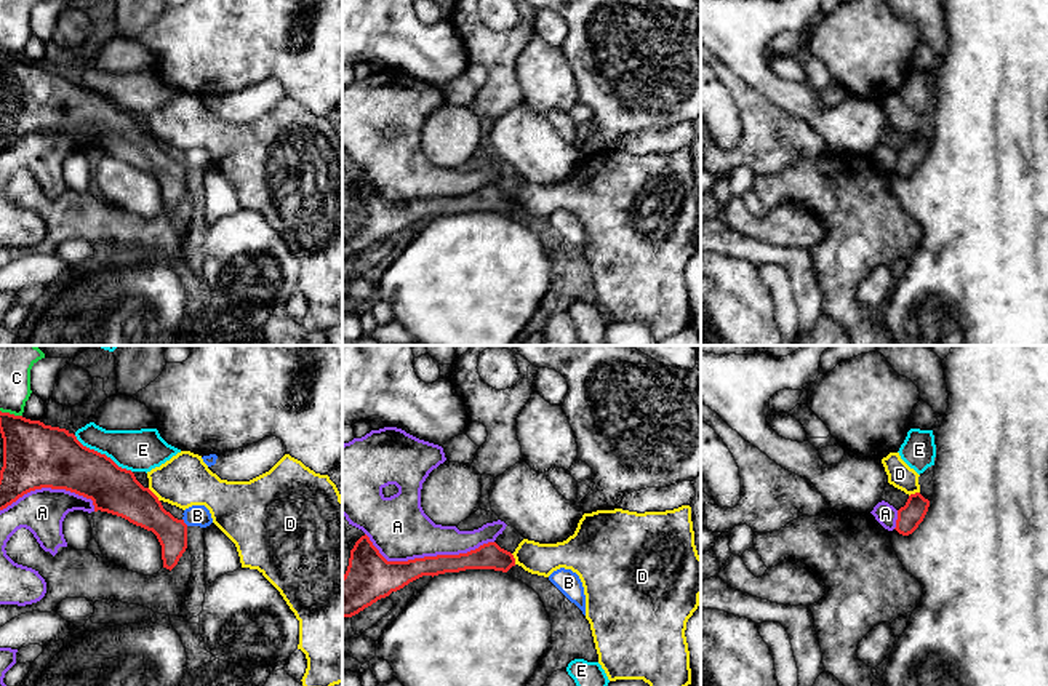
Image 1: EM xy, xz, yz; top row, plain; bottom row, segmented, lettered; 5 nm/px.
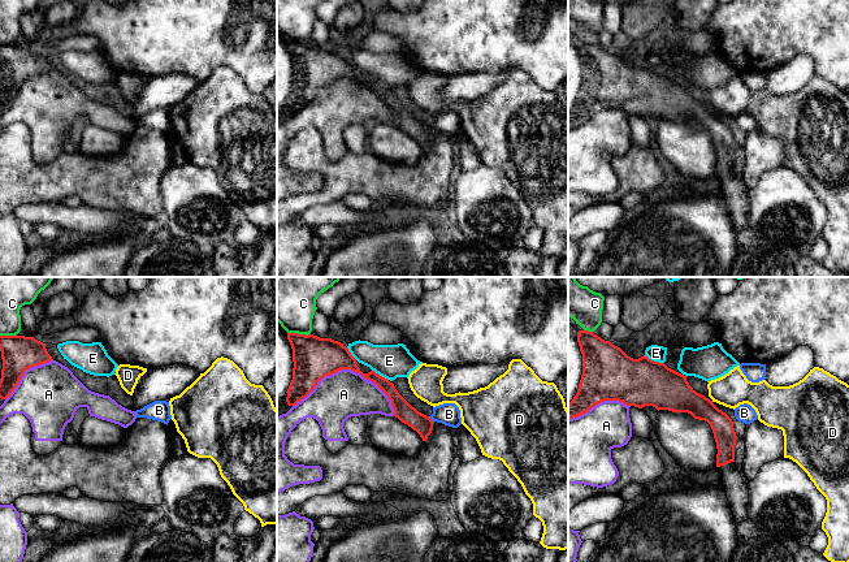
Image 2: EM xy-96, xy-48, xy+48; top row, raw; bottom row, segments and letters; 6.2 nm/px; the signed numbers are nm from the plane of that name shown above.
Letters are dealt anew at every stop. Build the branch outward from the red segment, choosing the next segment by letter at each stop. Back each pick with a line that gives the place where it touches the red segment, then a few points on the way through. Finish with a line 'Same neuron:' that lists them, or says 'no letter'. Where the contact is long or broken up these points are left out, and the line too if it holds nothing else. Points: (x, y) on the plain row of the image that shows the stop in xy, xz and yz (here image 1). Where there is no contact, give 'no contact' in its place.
Same neuron: no letter

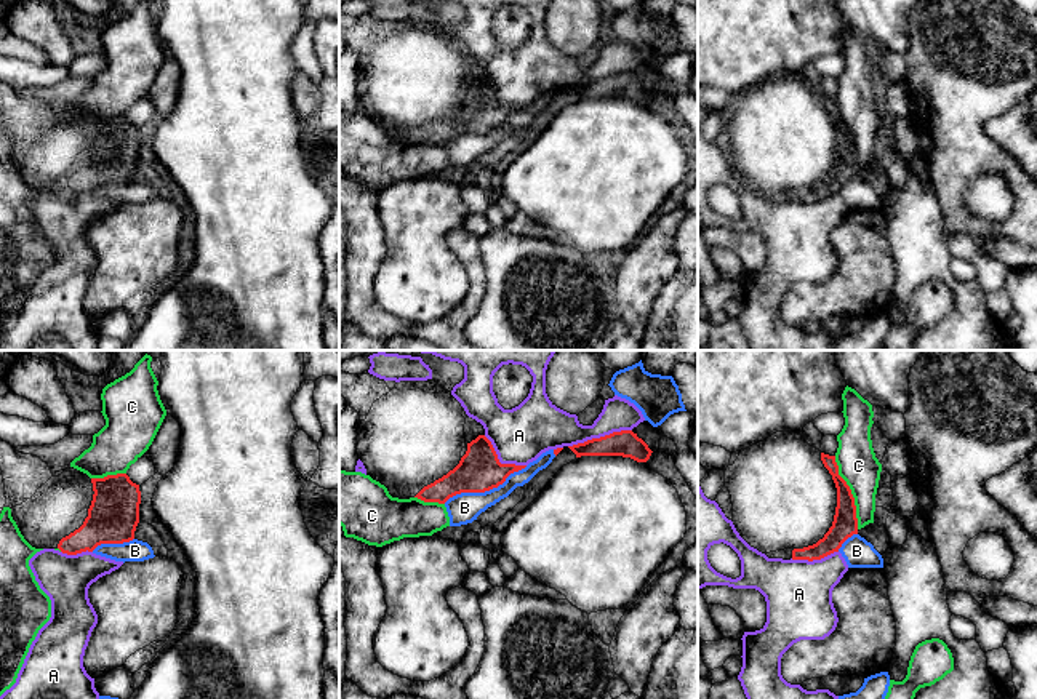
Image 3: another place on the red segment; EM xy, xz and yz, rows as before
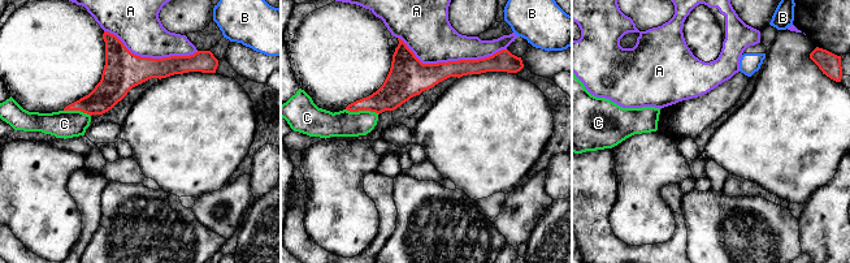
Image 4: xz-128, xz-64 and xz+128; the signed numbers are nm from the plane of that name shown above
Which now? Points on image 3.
Same neuron: no letter

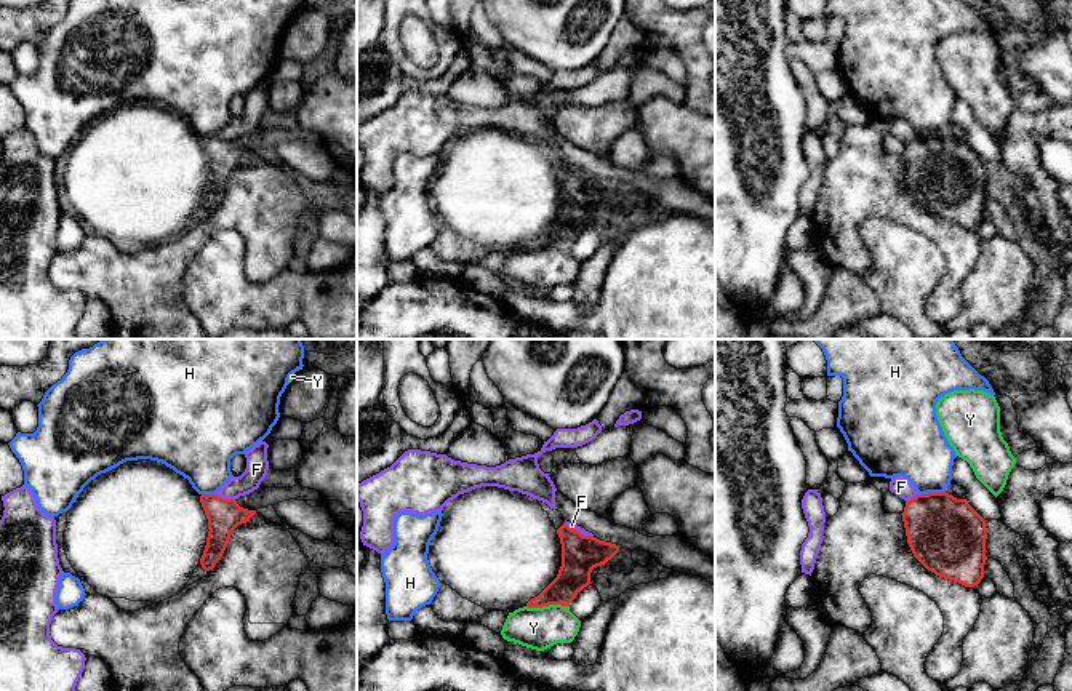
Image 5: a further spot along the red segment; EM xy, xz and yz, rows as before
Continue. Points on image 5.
Same neuron: no letter

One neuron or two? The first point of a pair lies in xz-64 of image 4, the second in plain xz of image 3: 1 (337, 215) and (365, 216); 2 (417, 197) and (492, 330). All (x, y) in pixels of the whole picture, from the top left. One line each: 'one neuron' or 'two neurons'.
1: two neurons
2: one neuron

